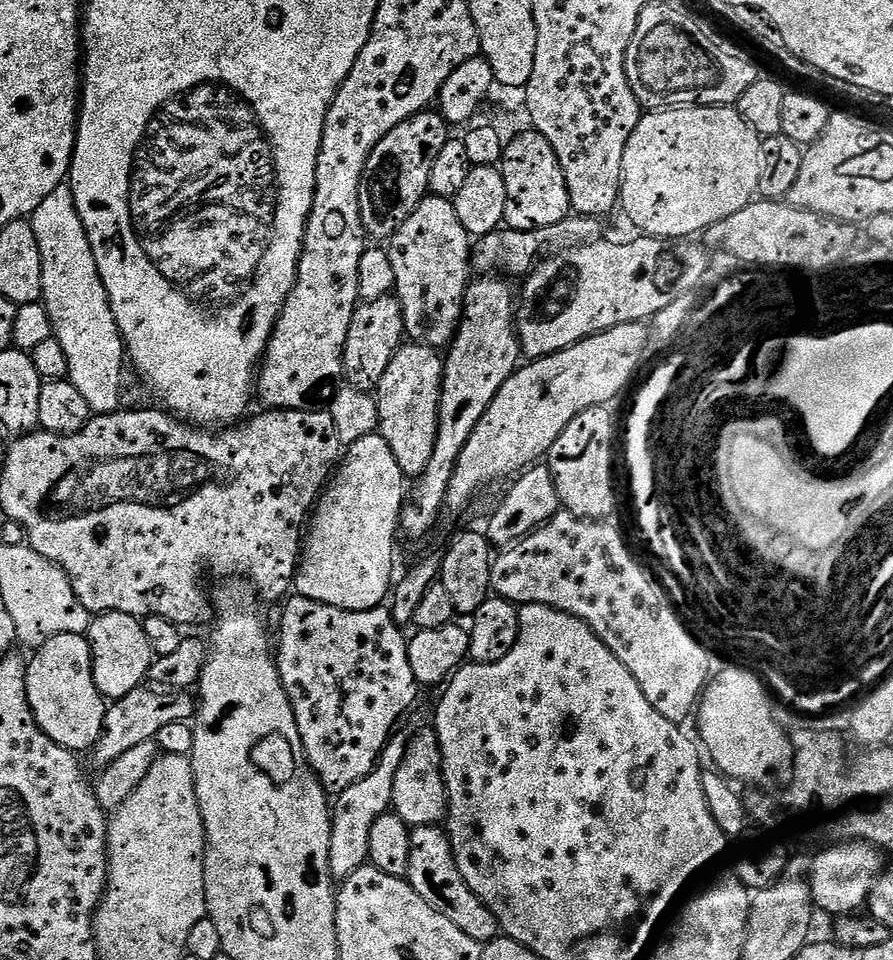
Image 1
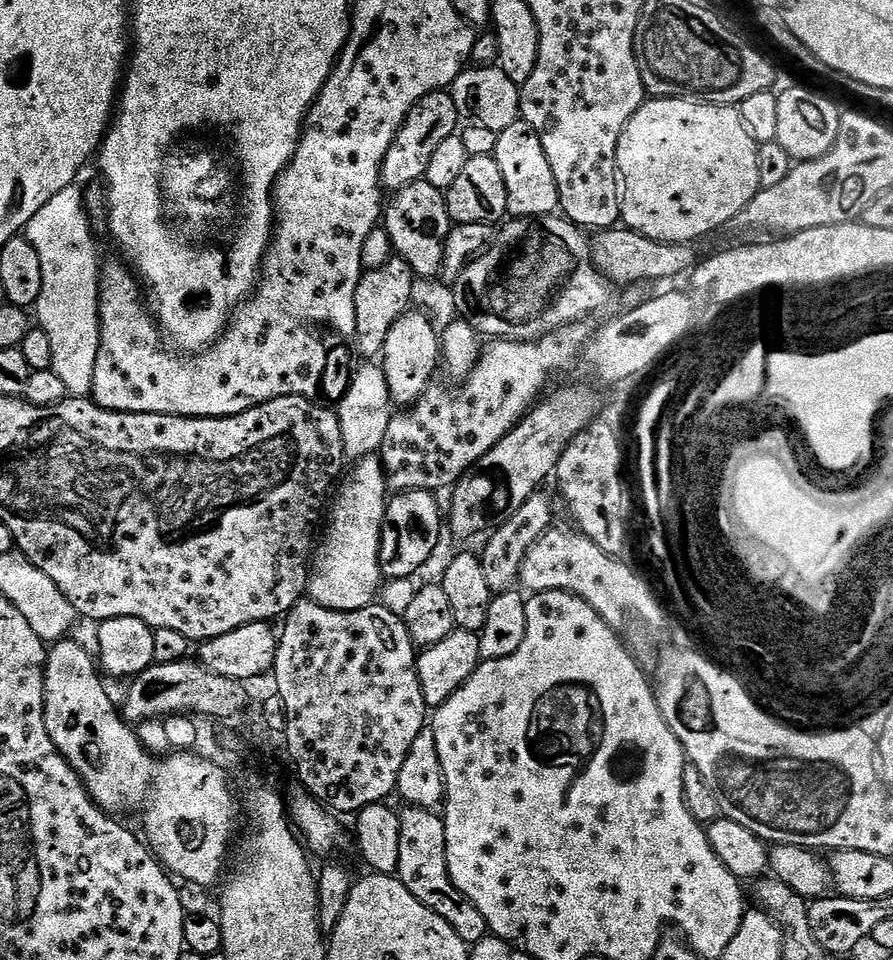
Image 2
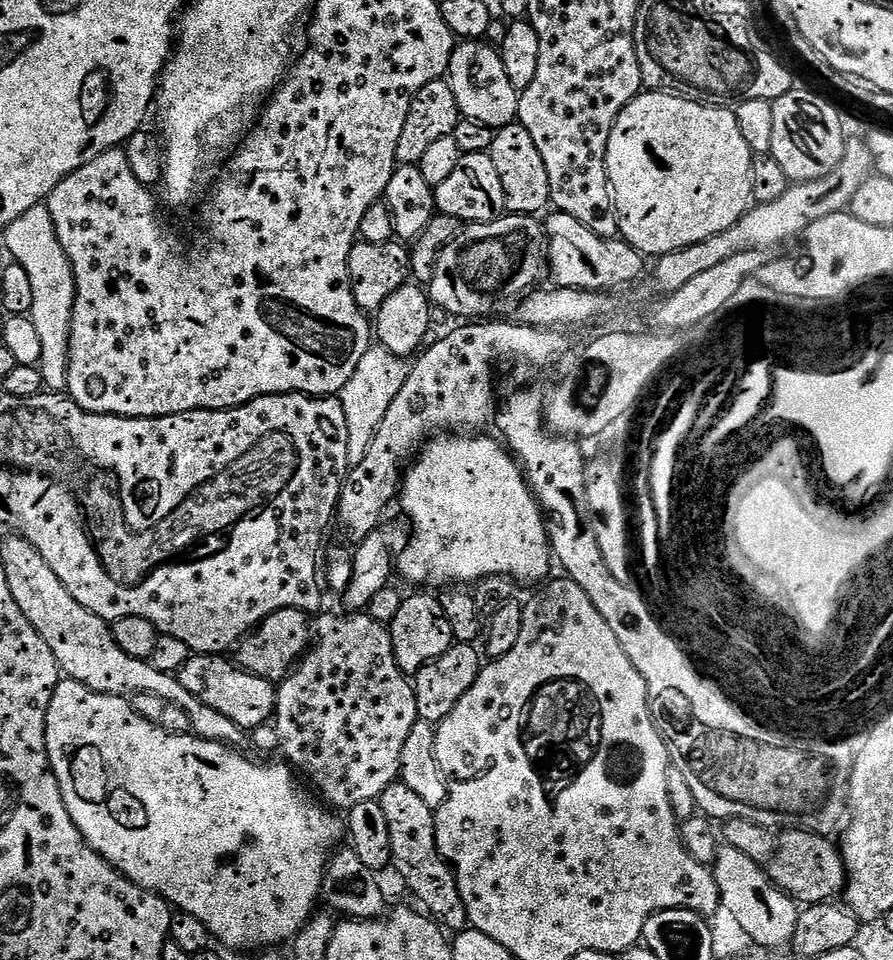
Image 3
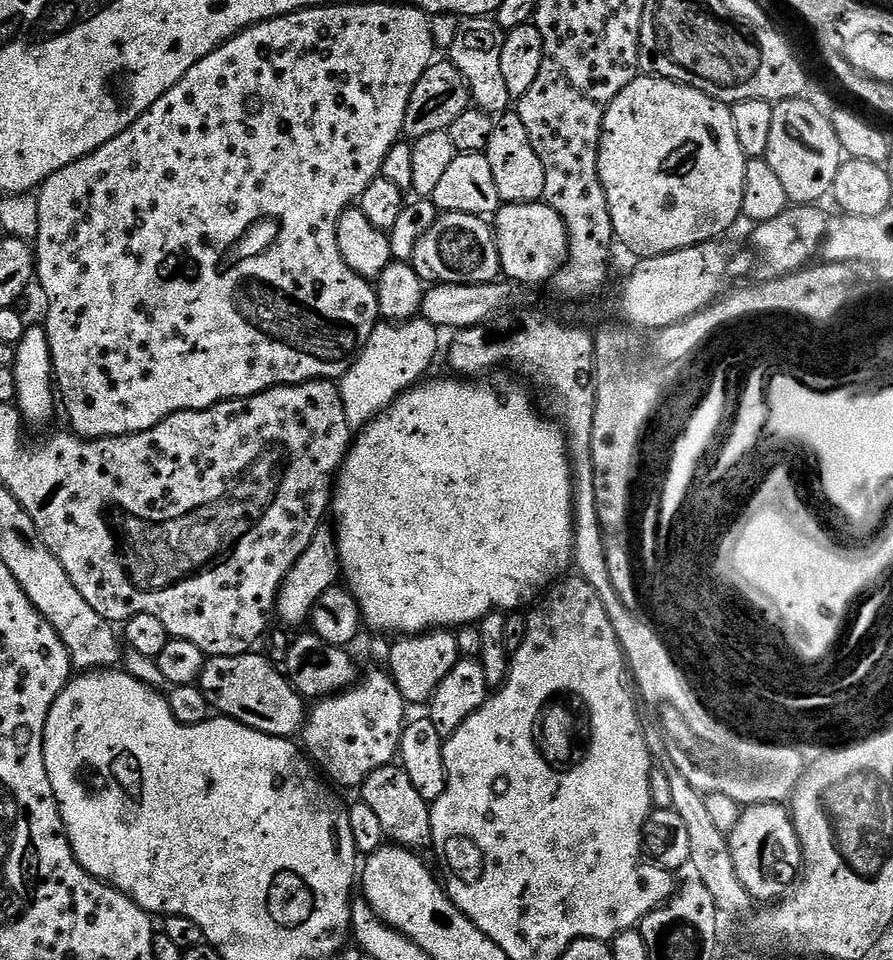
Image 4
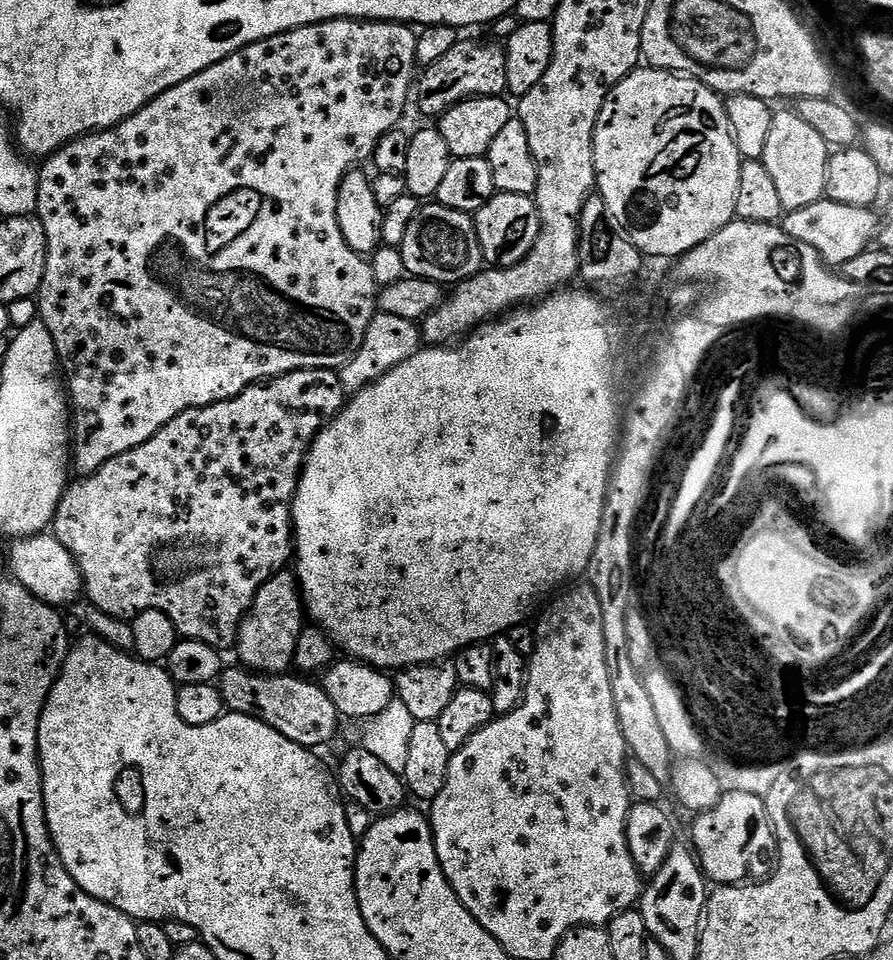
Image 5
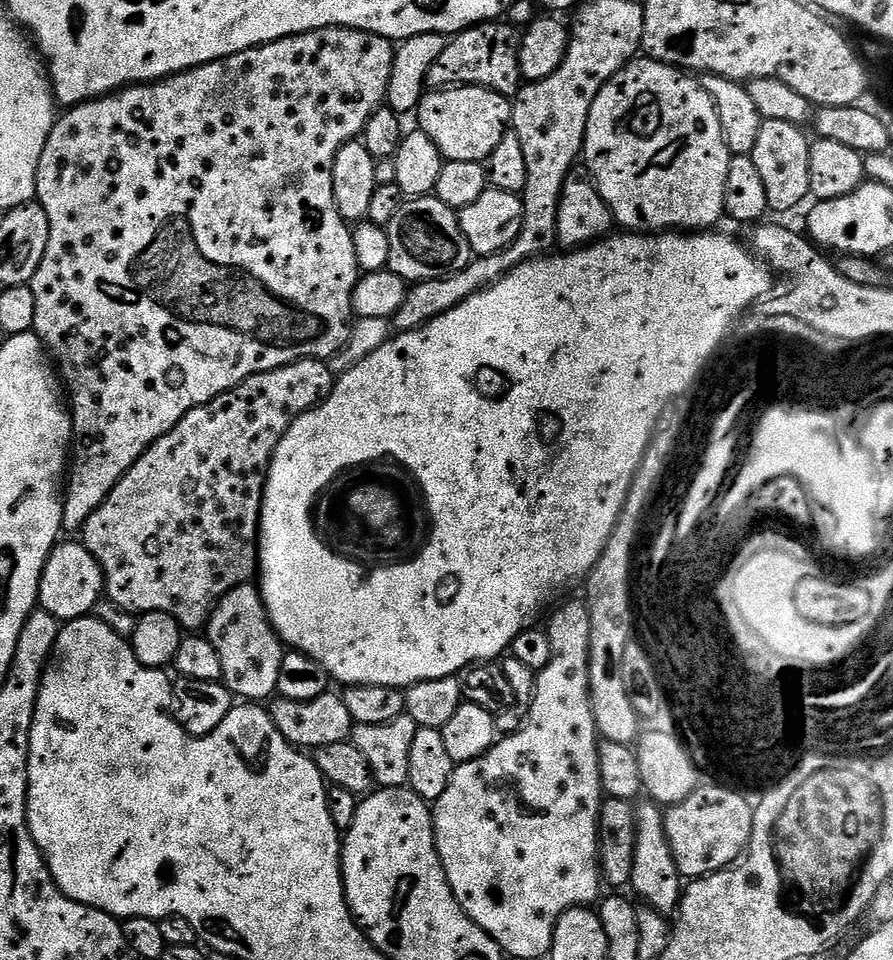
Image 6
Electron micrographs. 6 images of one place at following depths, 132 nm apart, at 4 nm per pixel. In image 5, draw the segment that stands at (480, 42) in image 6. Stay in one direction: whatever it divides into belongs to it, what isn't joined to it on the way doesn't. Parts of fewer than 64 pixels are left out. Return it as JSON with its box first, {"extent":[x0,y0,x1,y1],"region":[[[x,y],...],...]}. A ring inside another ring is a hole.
{"extent":[414,38,507,118],"region":[[[460,38],[454,50],[442,54],[438,62],[427,65],[419,73],[414,84],[414,104],[420,107],[422,115],[439,118],[448,108],[453,108],[463,100],[470,100],[473,96],[504,96],[507,92],[504,48],[501,45],[479,44],[476,40]]]}

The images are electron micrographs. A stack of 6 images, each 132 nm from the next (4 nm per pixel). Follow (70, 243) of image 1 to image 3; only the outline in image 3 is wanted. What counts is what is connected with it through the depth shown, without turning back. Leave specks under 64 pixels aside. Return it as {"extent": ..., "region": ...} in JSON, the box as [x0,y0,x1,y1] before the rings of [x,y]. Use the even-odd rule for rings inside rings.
{"extent":[2,203,76,394],"region":[[[47,203],[34,206],[22,214],[8,228],[3,229],[2,243],[10,250],[13,261],[26,270],[34,294],[33,308],[30,313],[38,338],[42,342],[42,358],[39,362],[40,373],[45,389],[57,394],[63,393],[68,386],[68,363],[70,363],[70,330],[72,311],[76,302],[76,279],[70,266],[70,258],[58,240],[56,226],[50,216]]]}

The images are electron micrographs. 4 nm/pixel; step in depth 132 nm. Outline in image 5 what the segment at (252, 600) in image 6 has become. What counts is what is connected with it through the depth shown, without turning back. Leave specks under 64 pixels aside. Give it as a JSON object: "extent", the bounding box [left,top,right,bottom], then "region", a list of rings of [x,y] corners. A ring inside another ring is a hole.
{"extent":[234,570,306,673],"region":[[[285,570],[271,576],[258,590],[252,608],[245,614],[236,632],[234,652],[240,655],[239,663],[250,672],[287,673],[293,667],[294,650],[305,620],[306,613],[295,575]]]}

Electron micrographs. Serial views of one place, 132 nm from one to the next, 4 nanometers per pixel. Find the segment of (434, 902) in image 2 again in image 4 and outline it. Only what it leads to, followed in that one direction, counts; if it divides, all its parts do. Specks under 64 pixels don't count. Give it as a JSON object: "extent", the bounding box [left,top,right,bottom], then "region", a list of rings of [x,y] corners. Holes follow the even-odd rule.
{"extent":[362,763,432,850],"region":[[[395,763],[382,766],[382,770],[374,770],[370,778],[362,786],[362,802],[374,810],[378,822],[382,822],[382,830],[385,837],[393,845],[413,850],[426,850],[432,848],[432,823],[430,814],[432,813],[429,801],[414,790],[414,782],[410,782],[410,774],[402,766]]]}

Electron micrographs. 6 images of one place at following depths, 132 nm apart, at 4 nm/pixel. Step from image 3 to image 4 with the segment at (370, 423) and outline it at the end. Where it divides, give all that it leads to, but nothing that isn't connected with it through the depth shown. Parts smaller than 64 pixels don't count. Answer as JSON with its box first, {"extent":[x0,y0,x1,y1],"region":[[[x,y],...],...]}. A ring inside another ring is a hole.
{"extent":[338,318,442,430],"region":[[[417,318],[405,320],[403,322],[380,322],[366,338],[366,346],[358,354],[358,358],[346,370],[344,376],[339,377],[338,387],[342,398],[342,410],[346,410],[346,422],[354,430],[363,430],[376,417],[388,411],[388,408],[400,395],[410,388],[415,388],[429,375],[432,363],[436,360],[436,355],[441,355],[442,340],[440,344],[441,329],[435,328],[428,320]]]}

